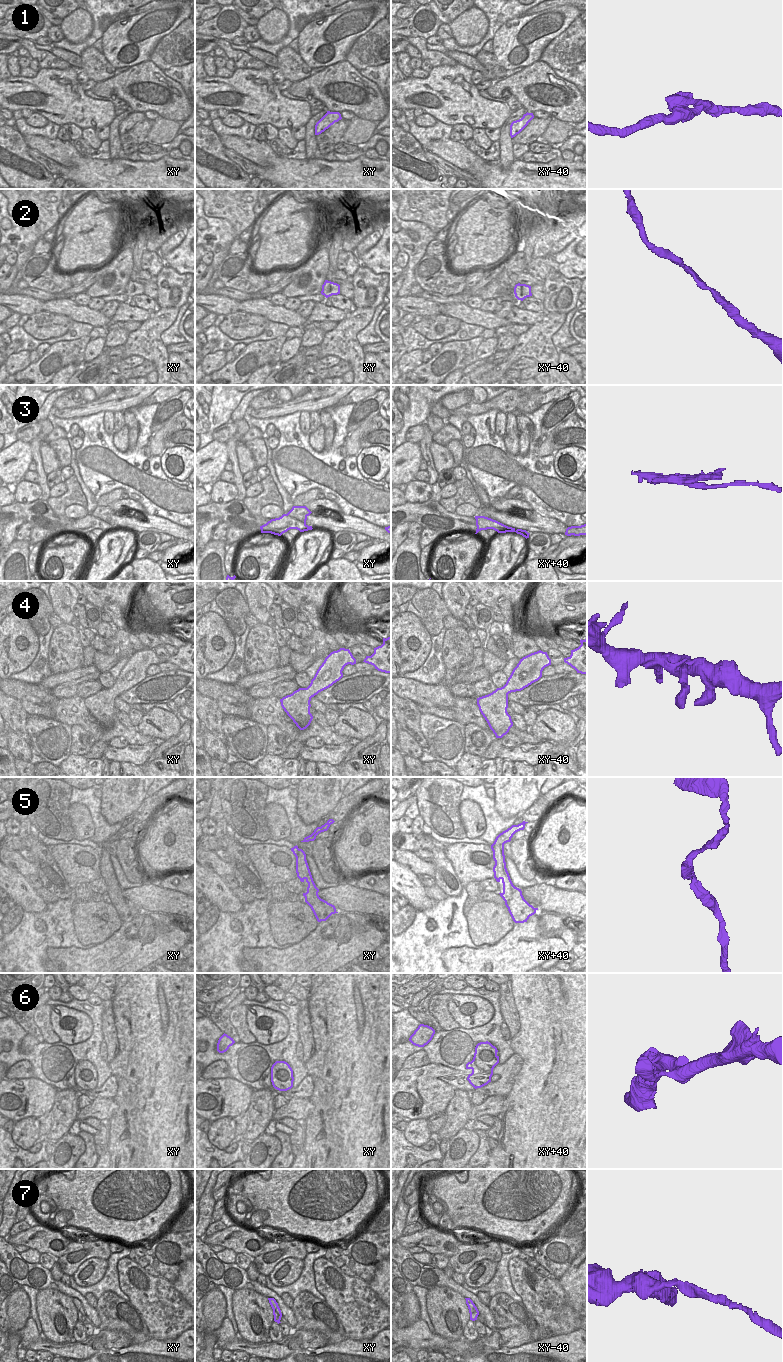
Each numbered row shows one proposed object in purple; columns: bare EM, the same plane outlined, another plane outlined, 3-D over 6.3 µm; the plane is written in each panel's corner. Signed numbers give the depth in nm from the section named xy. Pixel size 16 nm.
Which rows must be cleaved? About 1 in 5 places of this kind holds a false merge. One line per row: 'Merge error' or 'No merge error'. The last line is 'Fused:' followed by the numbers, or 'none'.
1: No merge error
2: No merge error
3: Merge error
4: No merge error
5: No merge error
6: No merge error
7: No merge error
Fused: 3.

